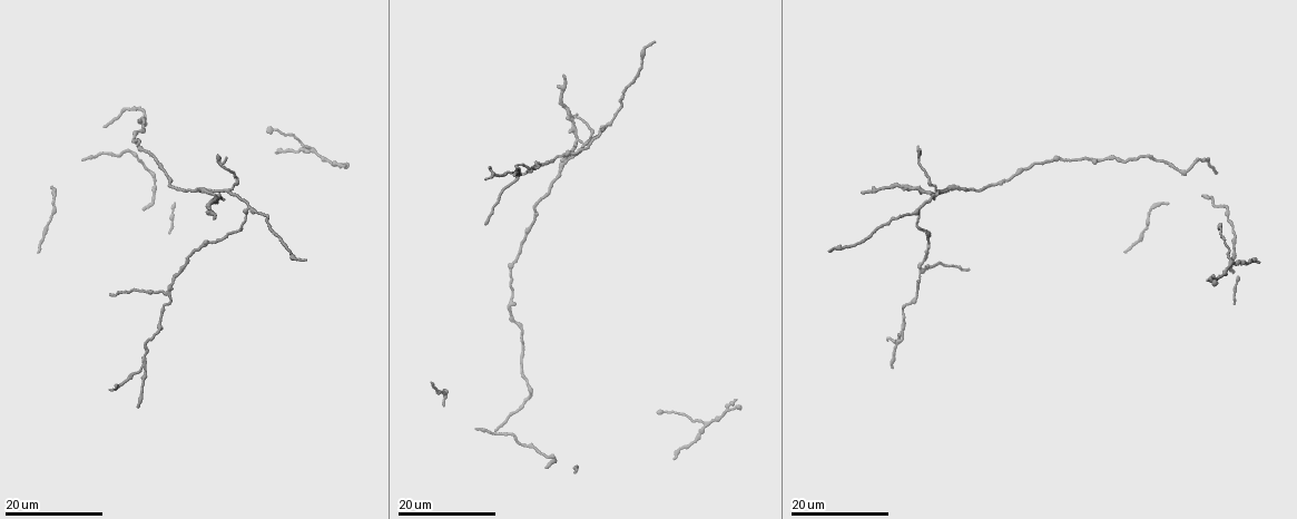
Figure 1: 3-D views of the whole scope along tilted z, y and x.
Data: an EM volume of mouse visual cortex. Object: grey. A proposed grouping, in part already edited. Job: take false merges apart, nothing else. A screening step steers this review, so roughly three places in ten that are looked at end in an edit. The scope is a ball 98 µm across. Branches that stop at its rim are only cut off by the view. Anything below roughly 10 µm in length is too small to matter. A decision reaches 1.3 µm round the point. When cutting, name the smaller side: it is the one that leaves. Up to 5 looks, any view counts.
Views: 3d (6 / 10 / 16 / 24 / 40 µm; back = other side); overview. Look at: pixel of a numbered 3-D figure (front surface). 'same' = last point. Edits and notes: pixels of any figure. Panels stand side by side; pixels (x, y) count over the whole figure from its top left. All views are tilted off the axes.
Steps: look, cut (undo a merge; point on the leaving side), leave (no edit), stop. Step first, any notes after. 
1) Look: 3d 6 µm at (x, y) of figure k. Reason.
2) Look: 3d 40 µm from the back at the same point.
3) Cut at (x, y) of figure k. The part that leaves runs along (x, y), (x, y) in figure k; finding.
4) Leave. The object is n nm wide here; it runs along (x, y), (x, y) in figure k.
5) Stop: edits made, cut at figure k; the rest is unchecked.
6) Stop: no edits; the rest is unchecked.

Look: 3d 24 µm at (918, 209) of figure 1. Two arms in line, one across.

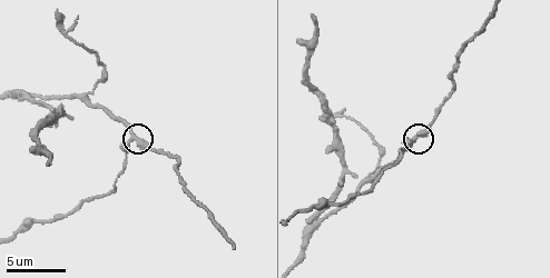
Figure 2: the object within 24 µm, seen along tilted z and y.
Look: 3d 10 µm at (132, 136) of figure 2. Closer look.

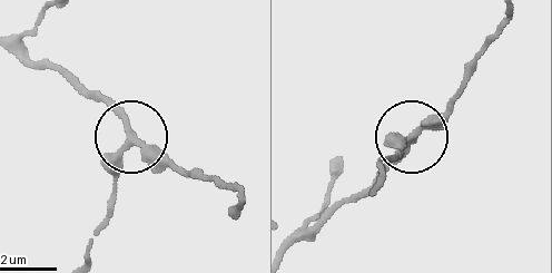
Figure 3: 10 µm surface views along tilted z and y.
Leave. It runs along (10, 49), (58, 69), (184, 169) in figure 3; continuous, no second neuron.

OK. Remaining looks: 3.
Look: 3d 24 µm at (169, 295) of figure 1. Arms part here.

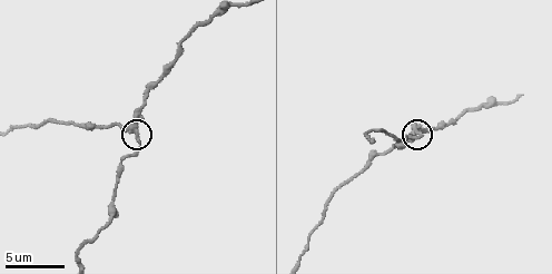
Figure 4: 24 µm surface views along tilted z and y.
Look: 3d 6 µm at (135, 131) of figure 4.

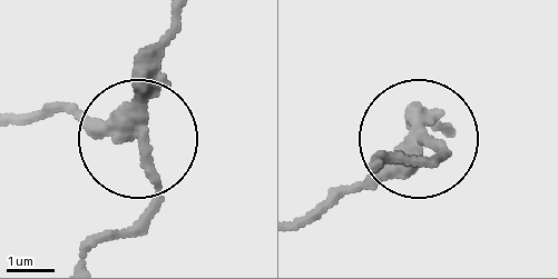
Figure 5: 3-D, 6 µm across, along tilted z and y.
Look: 3d 6 µm from the back at (138, 136) of figure 5. Other side.

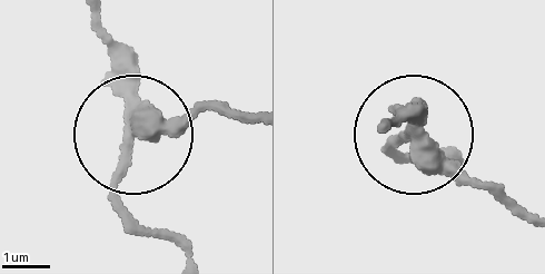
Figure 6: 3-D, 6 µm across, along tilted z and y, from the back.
Cut at (197, 101) of figure 6. 3 arms meet here; a second neuron is stuck on.

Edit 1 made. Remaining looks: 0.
Stop: edits made, cut at figure 6; the rest is unchecked.

